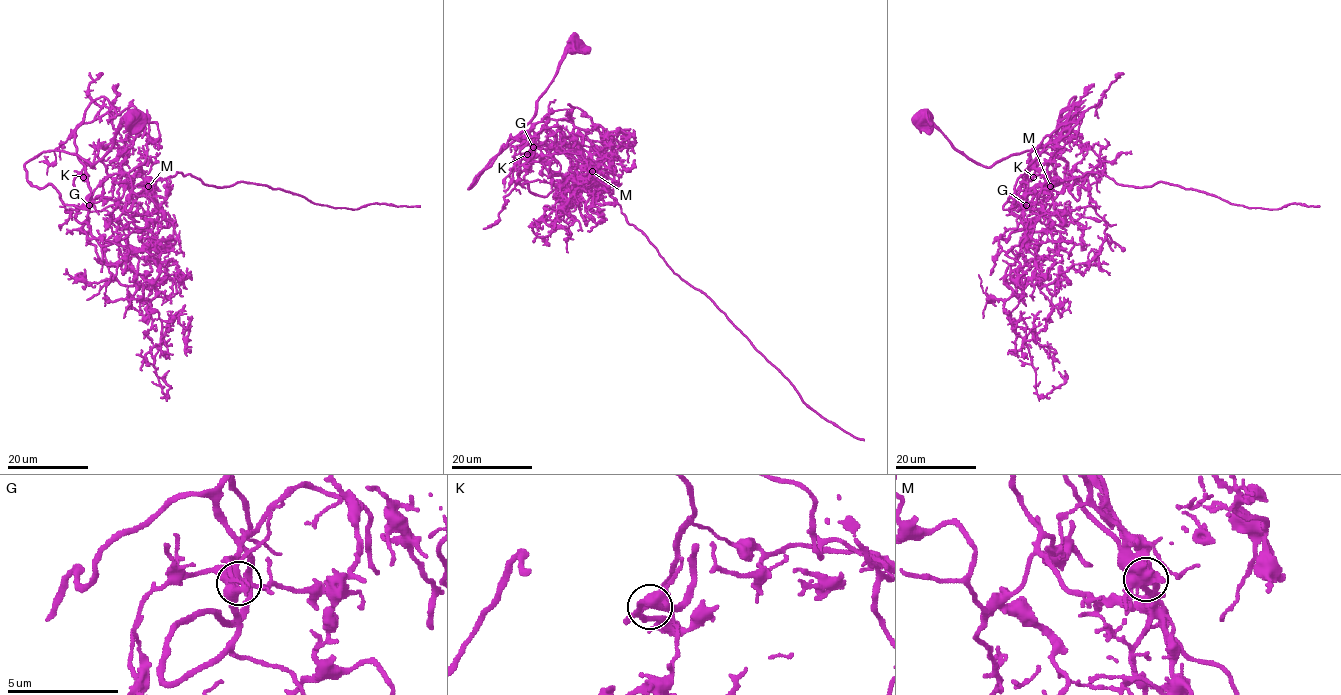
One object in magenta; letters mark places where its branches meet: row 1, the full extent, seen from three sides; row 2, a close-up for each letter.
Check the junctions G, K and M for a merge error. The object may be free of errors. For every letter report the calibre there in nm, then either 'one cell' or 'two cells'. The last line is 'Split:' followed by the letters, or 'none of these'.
G: 360 nm | one cell
K: 360 nm | one cell
M: 550 nm | two cells
Split: M

